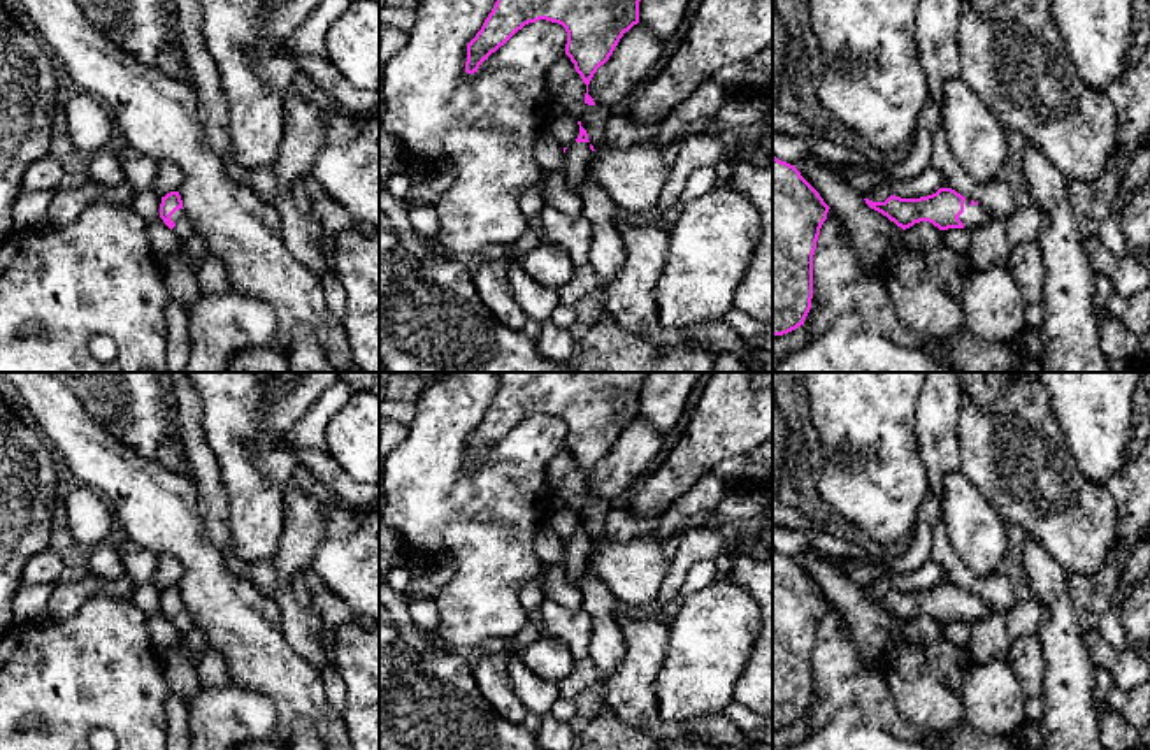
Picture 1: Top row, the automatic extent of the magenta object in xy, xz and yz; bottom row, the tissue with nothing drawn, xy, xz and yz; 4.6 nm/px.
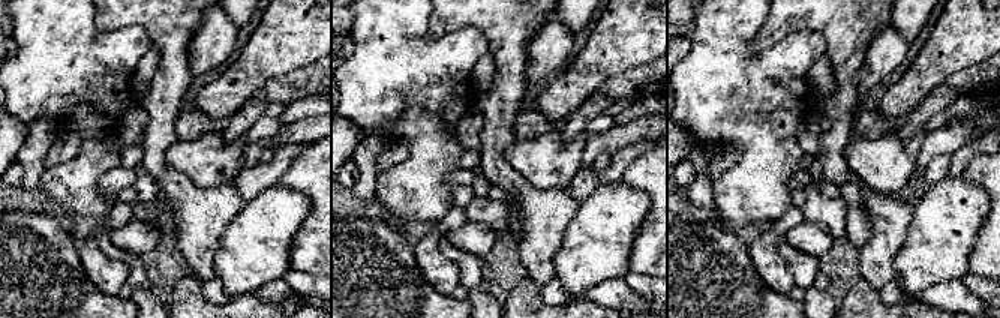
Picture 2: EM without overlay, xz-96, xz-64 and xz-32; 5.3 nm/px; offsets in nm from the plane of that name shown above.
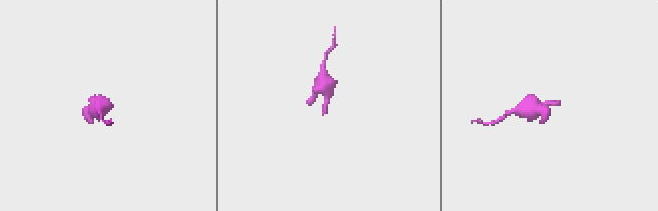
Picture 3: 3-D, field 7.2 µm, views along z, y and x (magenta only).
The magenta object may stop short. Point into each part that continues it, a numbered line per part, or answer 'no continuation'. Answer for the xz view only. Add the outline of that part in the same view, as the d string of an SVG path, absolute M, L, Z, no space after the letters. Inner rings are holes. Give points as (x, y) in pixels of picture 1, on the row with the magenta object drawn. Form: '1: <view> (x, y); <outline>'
1: xz (578, 155); M574 142L565 149L565 170L562 174L569 190L576 195L583 191L592 155L590 142Z

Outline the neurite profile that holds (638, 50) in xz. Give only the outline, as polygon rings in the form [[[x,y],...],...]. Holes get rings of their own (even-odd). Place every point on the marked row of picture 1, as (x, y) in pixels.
[[[641,23],[623,33],[609,60],[597,69],[588,95],[595,105],[615,105],[637,88],[662,54],[662,42]]]

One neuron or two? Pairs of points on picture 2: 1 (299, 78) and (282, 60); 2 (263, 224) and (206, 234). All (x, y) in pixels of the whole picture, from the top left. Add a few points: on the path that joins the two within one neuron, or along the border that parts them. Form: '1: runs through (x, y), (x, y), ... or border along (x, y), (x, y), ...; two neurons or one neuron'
1: border along (315, 60), (272, 78), (261, 89); two neurons
2: border along (243, 203), (243, 207), (222, 234), (213, 266); two neurons

